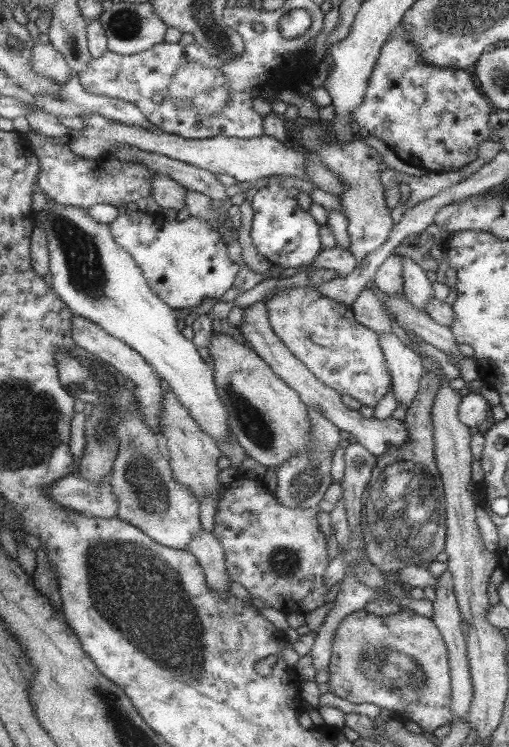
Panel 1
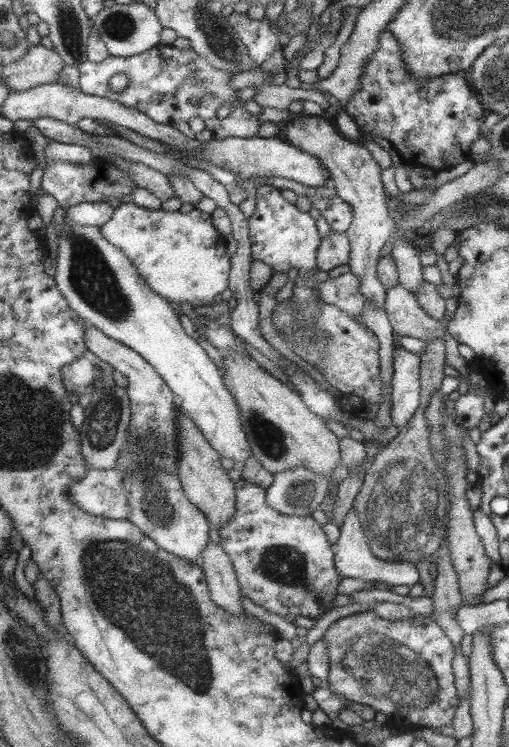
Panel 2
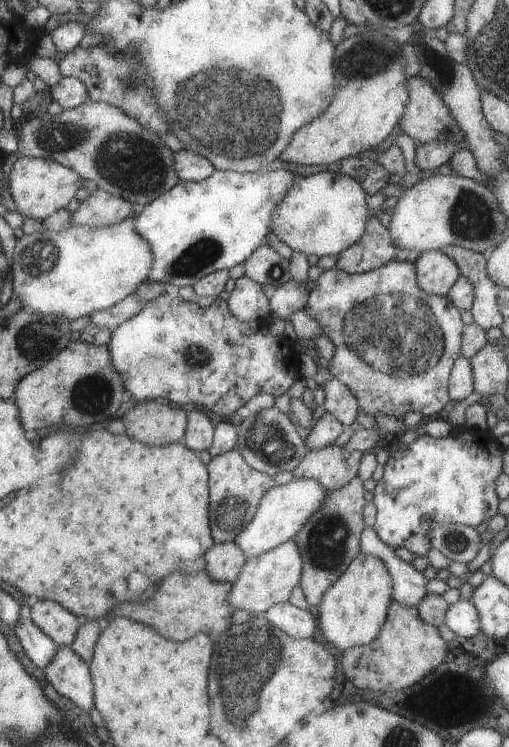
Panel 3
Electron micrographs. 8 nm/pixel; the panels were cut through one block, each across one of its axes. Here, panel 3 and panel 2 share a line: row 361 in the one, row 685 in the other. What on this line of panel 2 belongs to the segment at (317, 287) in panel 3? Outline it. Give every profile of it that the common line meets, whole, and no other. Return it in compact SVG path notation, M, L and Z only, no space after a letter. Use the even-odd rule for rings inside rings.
M362 611L333 622L321 639L329 659L326 682L330 692L345 697L345 700L370 706L380 720L391 714L401 720L407 719L407 724L415 728L431 729L451 725L453 712L457 712L457 688L453 671L455 649L437 622L431 617L429 619L429 642L415 626L417 618L389 621L377 617L372 611Z

